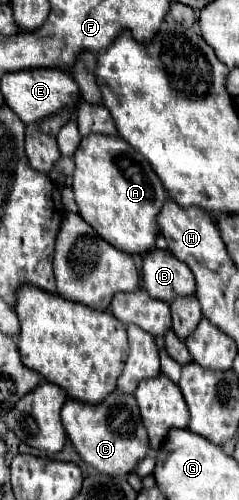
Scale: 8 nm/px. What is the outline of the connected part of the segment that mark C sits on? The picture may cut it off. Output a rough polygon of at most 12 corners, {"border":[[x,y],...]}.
{"border":[[133,395],[69,399],[61,419],[81,459],[125,477],[149,437]]}

